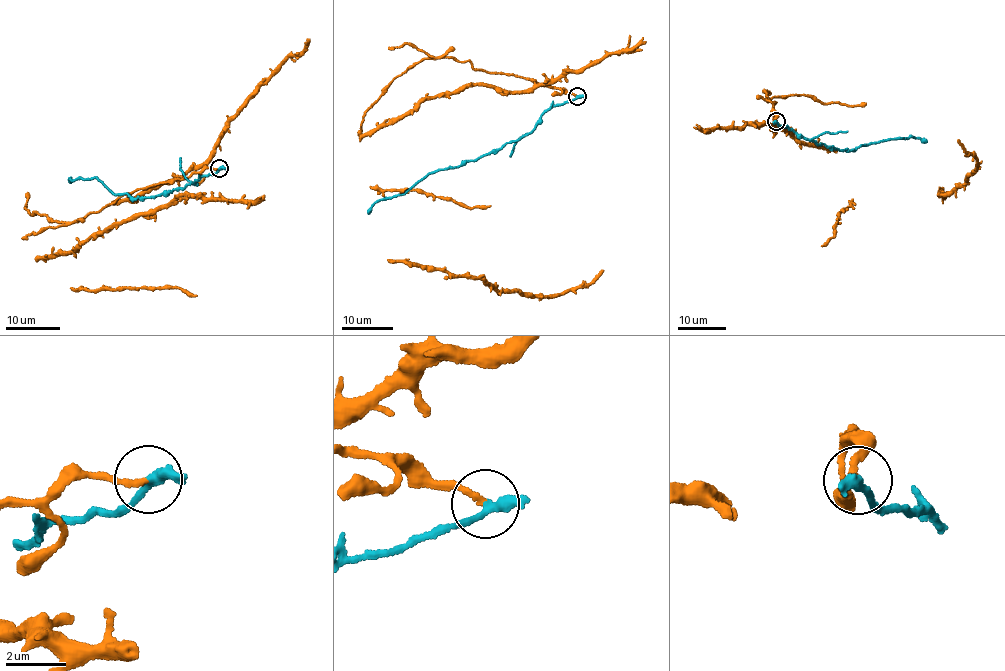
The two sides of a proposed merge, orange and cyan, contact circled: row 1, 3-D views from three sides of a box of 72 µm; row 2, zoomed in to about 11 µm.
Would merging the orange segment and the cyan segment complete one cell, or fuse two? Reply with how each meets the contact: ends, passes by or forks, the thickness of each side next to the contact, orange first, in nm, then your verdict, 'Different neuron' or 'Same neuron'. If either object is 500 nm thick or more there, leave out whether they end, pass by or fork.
At the ring orange ends. At the ring cyan passes by. Thickness 180 nm (orange) against 280 nm. Different neuron

